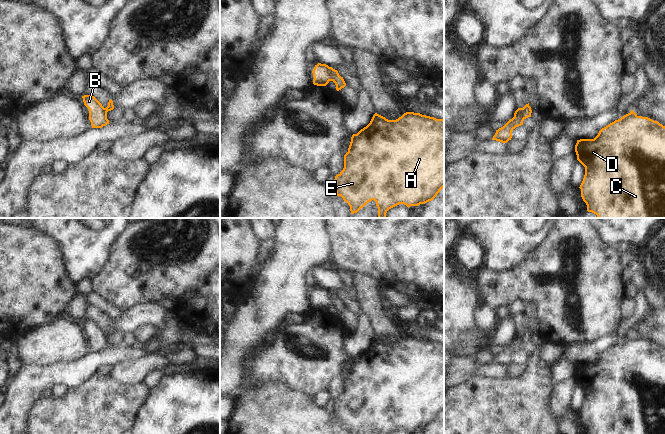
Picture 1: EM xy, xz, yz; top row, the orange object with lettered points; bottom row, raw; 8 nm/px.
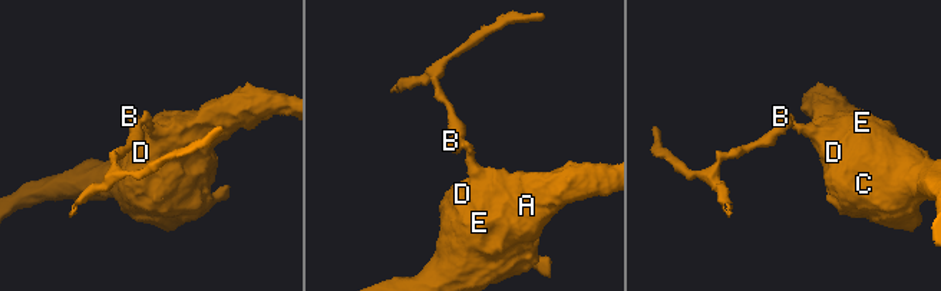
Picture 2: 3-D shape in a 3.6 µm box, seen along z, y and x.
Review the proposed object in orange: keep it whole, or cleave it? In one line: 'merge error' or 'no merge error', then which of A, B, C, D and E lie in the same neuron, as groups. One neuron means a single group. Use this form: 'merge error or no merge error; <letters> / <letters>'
merge error; A C D E / B

